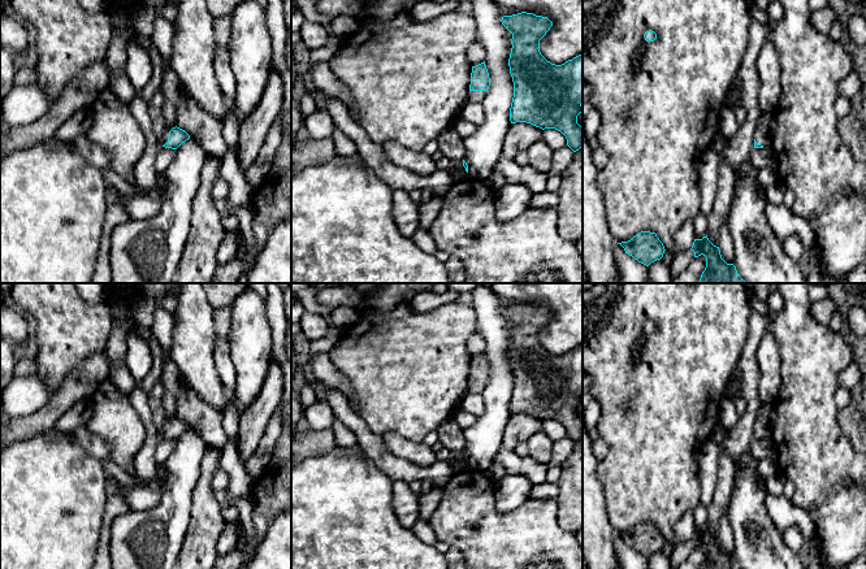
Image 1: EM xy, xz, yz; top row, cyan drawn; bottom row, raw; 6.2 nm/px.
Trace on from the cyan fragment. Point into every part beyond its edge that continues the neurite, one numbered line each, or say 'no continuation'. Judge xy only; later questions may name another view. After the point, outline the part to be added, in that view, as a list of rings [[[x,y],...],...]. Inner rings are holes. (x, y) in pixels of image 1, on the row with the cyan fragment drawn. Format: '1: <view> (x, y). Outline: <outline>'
1: xy (155, 107). Outline: [[[157,91],[147,104],[148,116],[152,123],[152,133],[157,138],[160,145],[164,145],[168,142],[169,131],[172,130],[166,127],[166,122],[163,116],[163,104],[164,104],[164,96],[161,91]]]

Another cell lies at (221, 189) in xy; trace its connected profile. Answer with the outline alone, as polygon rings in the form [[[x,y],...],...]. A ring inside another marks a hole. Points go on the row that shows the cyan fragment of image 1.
[[[218,177],[211,192],[212,197],[215,200],[225,199],[229,196],[229,192],[230,192],[229,183],[222,177]]]

